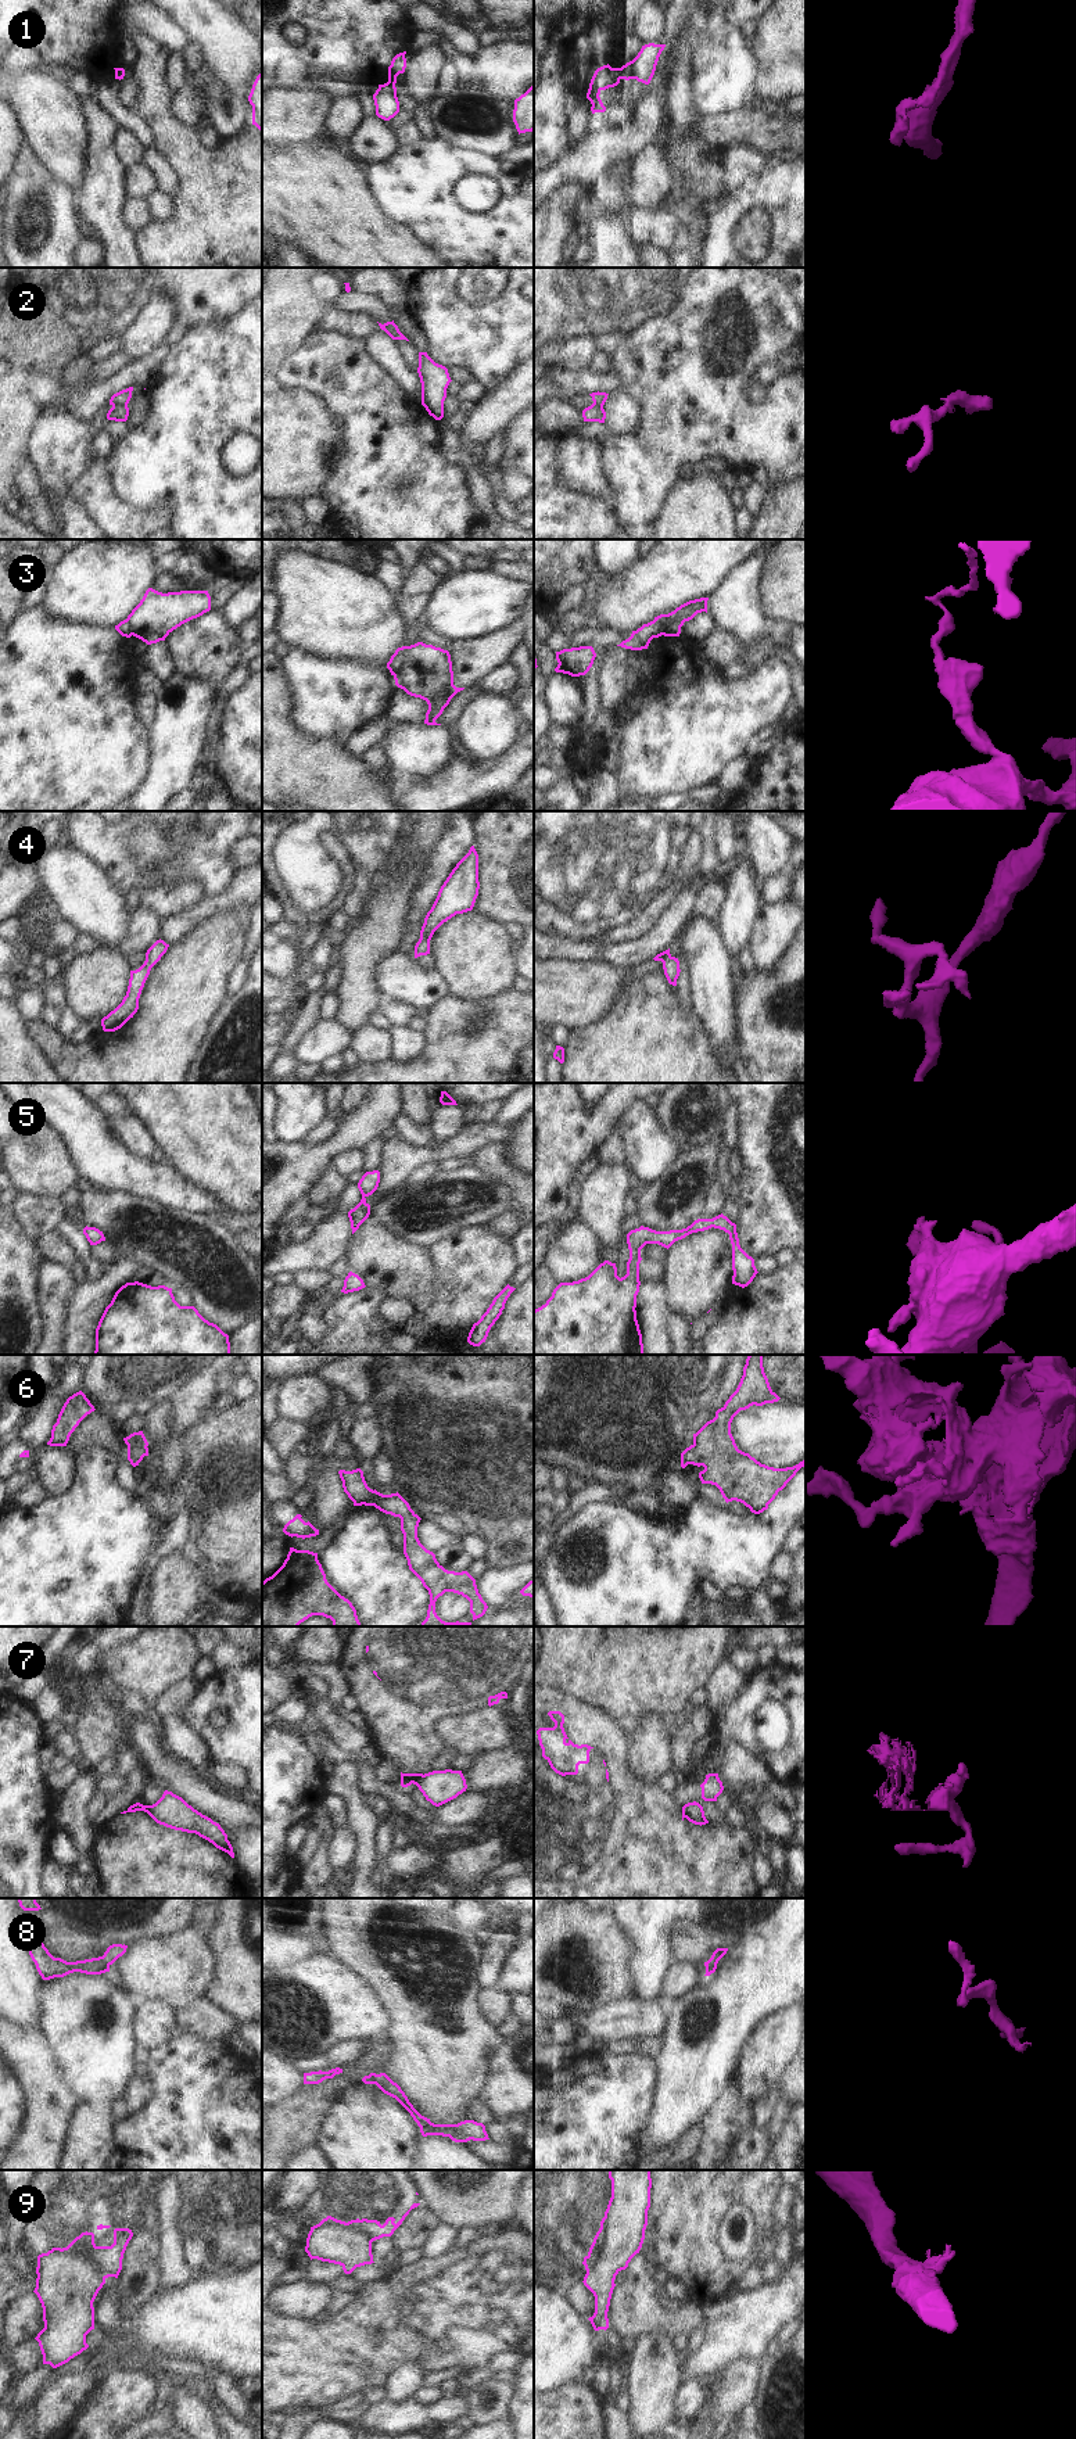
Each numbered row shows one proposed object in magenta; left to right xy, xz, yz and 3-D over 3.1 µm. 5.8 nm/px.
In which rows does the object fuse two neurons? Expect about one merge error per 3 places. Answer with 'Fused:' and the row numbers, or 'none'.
Fused: 1, 2, 3, 7, 9

